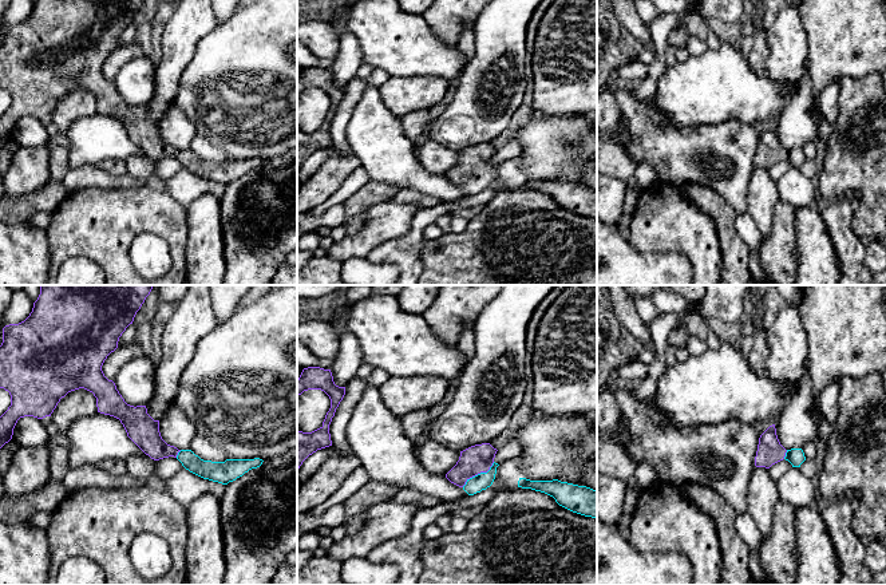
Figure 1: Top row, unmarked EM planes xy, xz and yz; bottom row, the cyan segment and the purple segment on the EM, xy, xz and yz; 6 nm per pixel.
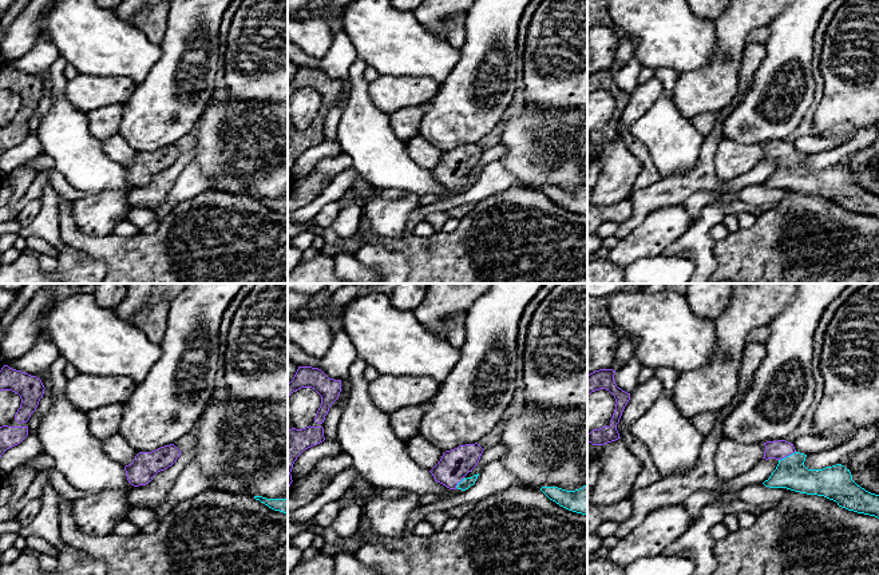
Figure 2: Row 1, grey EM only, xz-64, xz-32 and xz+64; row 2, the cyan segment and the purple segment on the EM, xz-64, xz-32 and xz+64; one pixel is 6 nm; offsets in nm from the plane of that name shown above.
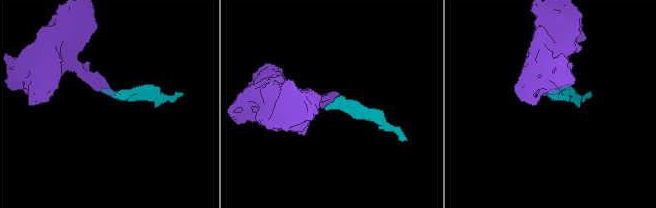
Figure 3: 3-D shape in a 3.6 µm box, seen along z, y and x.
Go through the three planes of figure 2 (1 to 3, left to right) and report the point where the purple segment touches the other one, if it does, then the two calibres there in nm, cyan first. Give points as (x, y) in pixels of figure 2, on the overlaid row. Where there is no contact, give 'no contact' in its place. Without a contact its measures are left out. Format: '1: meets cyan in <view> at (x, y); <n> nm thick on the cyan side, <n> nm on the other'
1: no contact
2: meets cyan in xz-32 at (459, 483); 70 nm thick on the cyan side, 180 nm on the other
3: meets cyan in xz+64 at (787, 456); 190 nm thick on the cyan side, 120 nm on the other

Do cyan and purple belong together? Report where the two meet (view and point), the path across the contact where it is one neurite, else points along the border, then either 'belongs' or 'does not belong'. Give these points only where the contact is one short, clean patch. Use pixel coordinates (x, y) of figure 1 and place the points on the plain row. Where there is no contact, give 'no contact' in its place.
contact xz (478, 174); way xz (482, 181), (478, 174), (475, 159); belongs

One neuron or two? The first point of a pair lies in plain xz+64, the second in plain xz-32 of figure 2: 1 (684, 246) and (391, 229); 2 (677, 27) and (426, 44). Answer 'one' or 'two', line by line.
1: two
2: one

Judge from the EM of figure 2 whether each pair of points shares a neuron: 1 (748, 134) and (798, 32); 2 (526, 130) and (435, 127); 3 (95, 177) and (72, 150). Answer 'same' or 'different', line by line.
1: same
2: different
3: same

